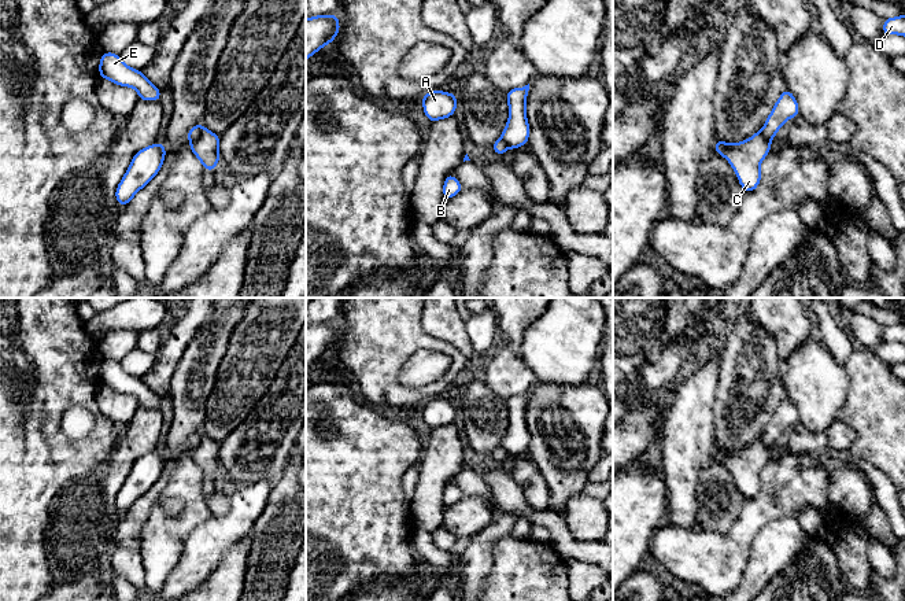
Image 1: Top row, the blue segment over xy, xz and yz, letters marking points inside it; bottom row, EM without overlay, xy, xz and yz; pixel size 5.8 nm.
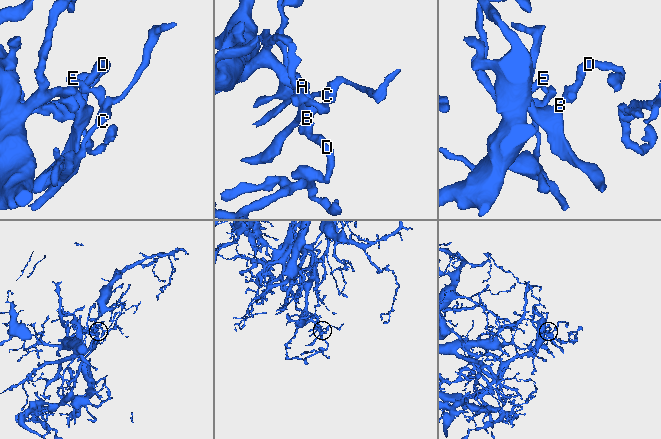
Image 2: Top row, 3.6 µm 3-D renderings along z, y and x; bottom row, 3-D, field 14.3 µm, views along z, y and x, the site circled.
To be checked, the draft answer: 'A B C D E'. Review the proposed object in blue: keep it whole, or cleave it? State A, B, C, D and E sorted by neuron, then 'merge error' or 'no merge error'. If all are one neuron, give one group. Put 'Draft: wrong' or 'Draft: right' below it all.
groups A B D E / C; merge error
Draft: wrong

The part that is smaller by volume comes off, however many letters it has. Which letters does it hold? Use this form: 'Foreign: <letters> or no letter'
Foreign: C

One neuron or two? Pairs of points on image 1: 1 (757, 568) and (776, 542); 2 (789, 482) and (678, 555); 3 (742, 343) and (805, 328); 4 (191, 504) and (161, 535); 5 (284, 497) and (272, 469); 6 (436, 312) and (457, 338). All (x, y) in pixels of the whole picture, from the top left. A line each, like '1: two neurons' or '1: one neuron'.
1: one neuron
2: one neuron
3: two neurons
4: one neuron
5: two neurons
6: one neuron

